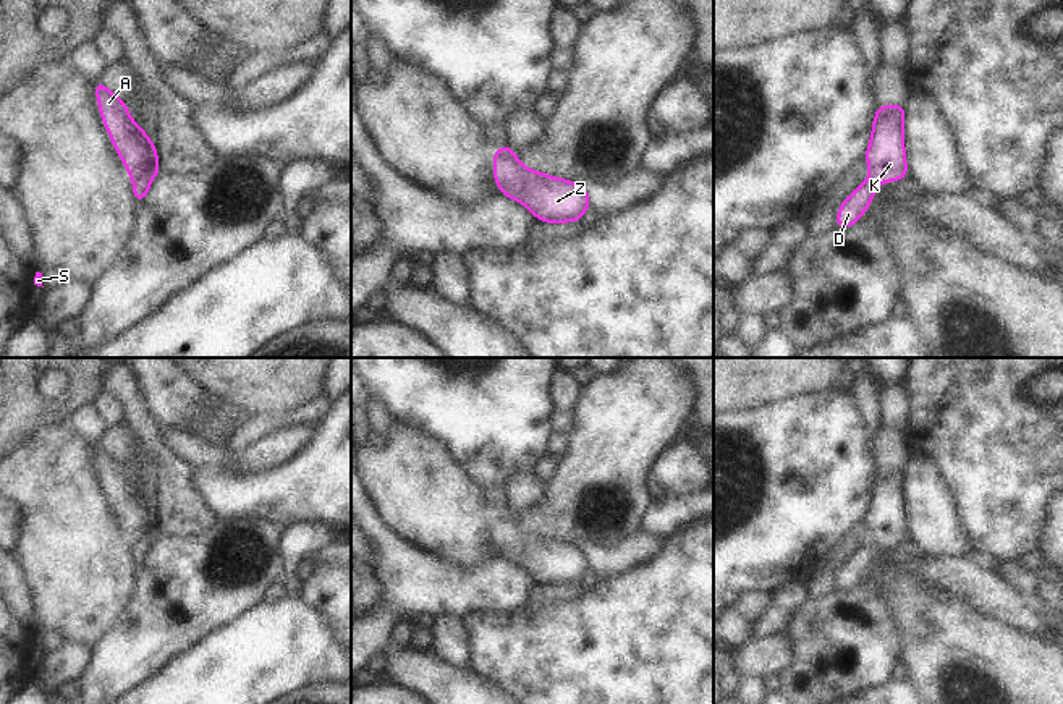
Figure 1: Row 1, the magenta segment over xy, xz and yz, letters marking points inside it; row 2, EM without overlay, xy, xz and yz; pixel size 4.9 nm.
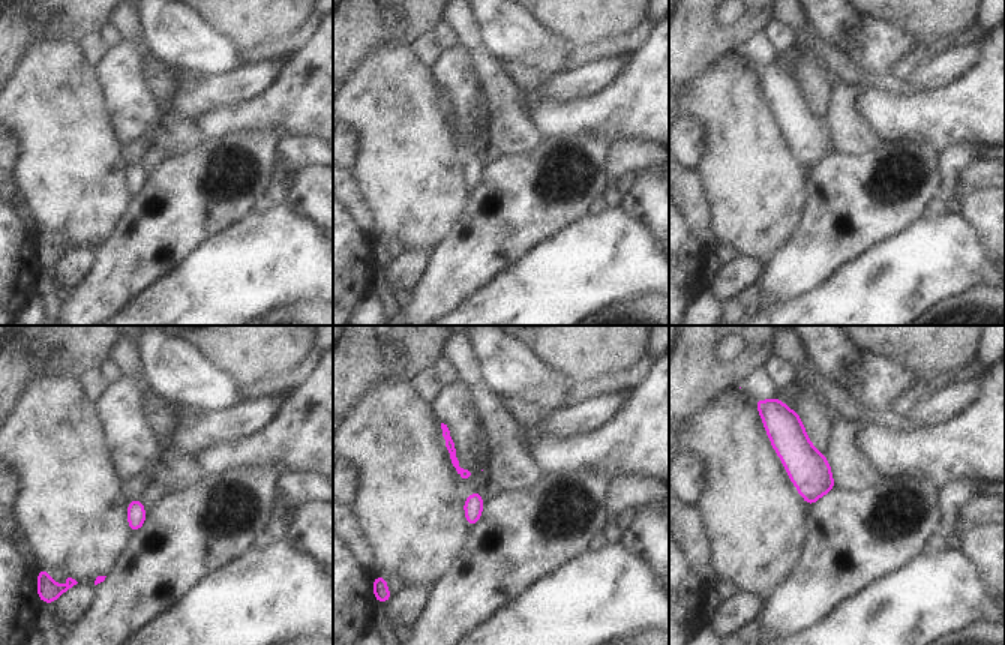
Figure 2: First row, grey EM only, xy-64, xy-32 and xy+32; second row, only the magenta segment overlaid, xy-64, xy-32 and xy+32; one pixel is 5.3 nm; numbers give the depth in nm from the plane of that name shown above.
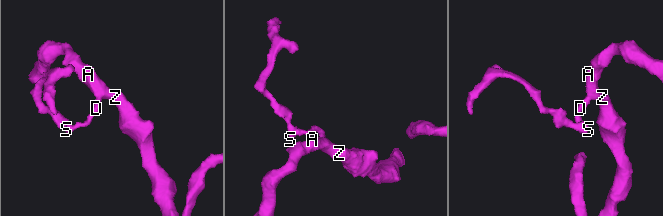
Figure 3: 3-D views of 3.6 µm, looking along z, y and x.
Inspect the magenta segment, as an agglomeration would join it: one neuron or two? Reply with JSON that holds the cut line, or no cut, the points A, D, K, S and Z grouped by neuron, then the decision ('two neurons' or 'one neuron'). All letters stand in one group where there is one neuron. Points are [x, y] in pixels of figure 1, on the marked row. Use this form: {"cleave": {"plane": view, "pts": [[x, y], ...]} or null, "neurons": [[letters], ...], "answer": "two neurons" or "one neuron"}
{"cleave": {"plane": "xy", "pts": [[133, 177], [144, 175], [151, 180]]}, "neurons": [["A", "K", "Z"], ["D", "S"]], "answer": "two neurons"}

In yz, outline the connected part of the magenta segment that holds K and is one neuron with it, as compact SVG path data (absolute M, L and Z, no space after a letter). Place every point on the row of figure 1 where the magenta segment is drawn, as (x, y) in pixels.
M877 107L872 138L866 151L869 175L879 183L900 181L908 176L904 154L904 107Z

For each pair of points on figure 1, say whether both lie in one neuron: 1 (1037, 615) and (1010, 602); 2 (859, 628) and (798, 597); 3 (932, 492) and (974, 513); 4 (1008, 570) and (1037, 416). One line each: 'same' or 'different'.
1: same
2: different
3: different
4: different

